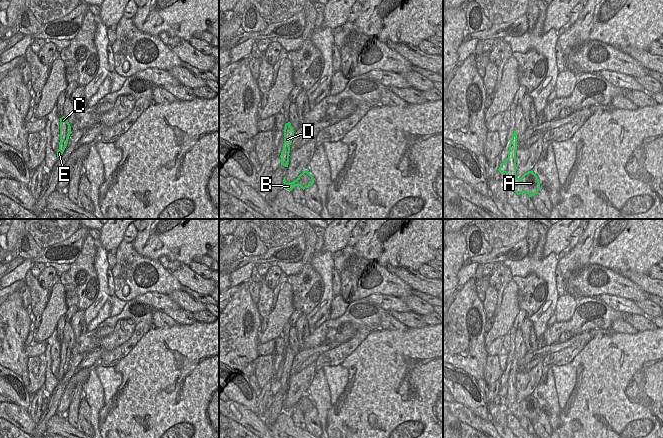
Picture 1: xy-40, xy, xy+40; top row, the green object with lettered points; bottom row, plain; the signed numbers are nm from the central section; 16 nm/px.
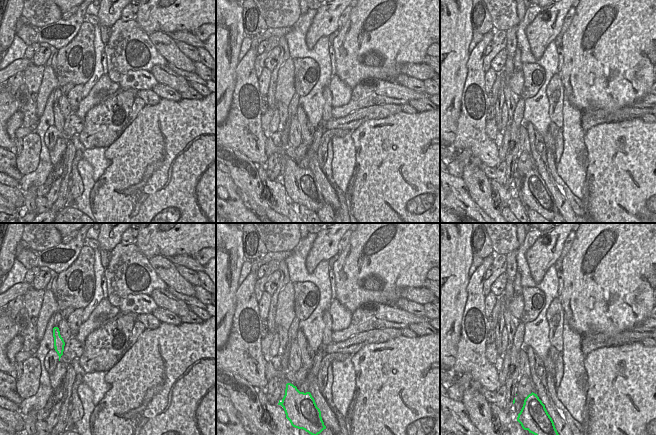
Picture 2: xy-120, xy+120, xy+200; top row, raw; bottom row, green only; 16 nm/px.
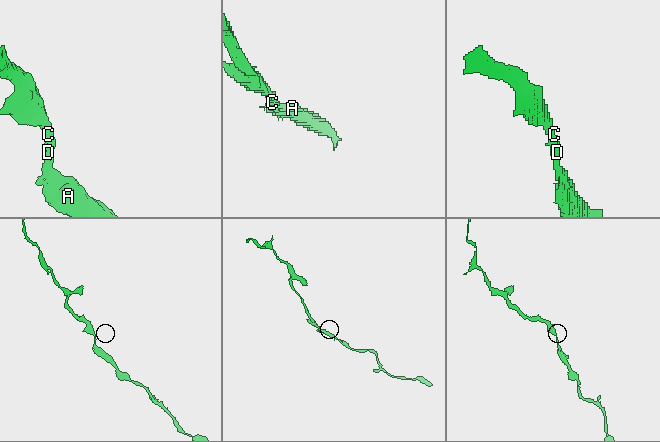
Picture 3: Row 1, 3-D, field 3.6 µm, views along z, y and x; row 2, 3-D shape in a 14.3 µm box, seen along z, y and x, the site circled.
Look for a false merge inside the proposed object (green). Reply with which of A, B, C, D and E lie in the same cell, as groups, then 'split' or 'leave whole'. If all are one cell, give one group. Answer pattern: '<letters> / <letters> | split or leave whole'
A B C D E | leave whole

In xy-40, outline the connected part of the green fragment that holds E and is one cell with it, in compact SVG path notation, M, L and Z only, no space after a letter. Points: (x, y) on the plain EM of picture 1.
M63 340L60 342L60 366L59 373L57 374L57 380L60 381L68 367L69 360L71 358L71 350L68 344Z

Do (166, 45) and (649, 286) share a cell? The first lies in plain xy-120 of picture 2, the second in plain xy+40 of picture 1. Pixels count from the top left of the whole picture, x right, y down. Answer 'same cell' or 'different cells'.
same cell

